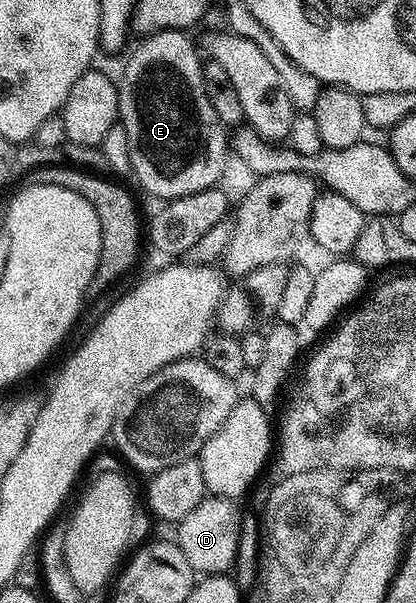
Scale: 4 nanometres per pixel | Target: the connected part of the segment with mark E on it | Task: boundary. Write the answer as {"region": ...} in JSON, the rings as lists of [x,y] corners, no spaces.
{"region":[[[183,29],[157,30],[155,34],[147,35],[141,41],[144,43],[129,56],[124,66],[124,75],[118,78],[118,120],[126,128],[126,140],[130,140],[132,174],[140,181],[146,193],[153,194],[159,200],[181,198],[213,189],[219,183],[216,181],[223,176],[230,159],[229,135],[218,120],[210,100],[206,100],[204,68],[197,43],[195,46],[184,33]]]}

